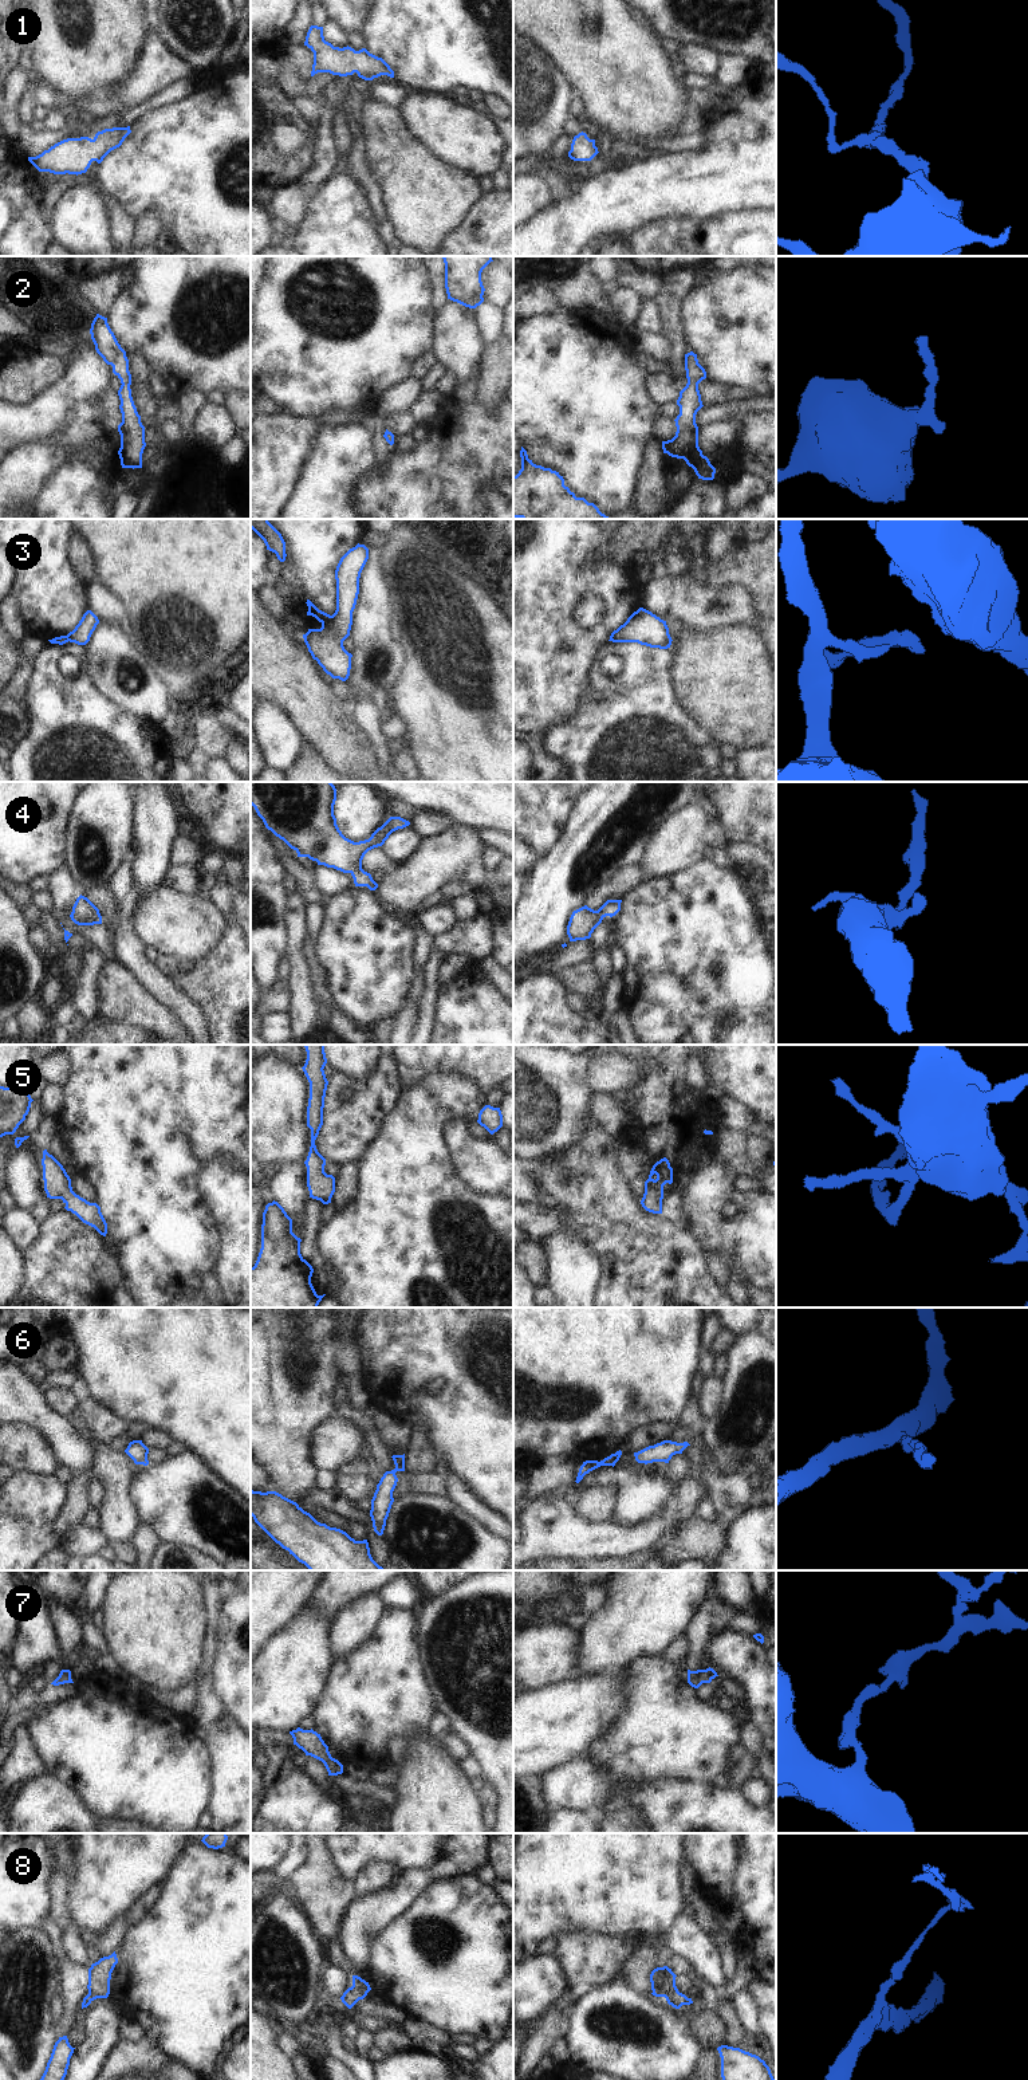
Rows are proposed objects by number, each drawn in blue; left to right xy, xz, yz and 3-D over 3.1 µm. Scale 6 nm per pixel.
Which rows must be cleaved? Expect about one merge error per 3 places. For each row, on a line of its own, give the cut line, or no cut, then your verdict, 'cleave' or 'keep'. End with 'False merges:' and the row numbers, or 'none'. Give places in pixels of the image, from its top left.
1: cut none; keep
2: cut none; keep
3: cut xz (331, 616), (322, 622); cleave
4: cut none; keep
5: cut none; keep
6: cut none; keep
7: cut none; keep
8: cut none; keep
False merges: 3

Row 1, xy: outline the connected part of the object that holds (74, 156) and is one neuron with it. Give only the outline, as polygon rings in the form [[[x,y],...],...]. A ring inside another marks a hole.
[[[113,127],[98,131],[91,139],[88,137],[63,139],[28,161],[39,172],[54,174],[86,173],[92,161],[101,164],[114,149],[119,148],[131,133],[127,127]]]

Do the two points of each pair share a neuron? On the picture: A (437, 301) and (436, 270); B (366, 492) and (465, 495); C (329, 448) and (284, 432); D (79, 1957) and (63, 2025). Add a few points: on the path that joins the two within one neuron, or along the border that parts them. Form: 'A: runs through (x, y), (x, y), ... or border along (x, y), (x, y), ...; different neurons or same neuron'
A: runs through (437, 293), (437, 278); same neuron
B: runs through (390, 492), (436, 492), (441, 490); same neuron
C: border along (320, 425), (314, 447), (303, 461), (300, 472); different neurons
D: border along (65, 1954), (75, 1965), (87, 1969); different neurons

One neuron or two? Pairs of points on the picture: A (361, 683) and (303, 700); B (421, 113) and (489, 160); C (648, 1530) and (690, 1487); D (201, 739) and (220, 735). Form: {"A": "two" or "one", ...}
{"A": "two", "B": "one", "C": "one", "D": "one"}

